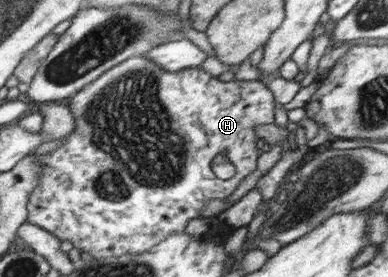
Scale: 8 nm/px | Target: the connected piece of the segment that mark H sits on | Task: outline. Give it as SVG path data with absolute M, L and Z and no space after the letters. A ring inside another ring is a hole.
M135 56L129 58L123 63L119 63L109 71L103 72L72 99L68 104L75 116L77 125L75 129L64 138L56 150L36 155L36 161L42 163L42 172L40 173L39 185L32 191L29 197L28 218L26 222L37 225L56 235L62 241L70 241L77 250L87 252L92 259L121 258L123 255L132 254L134 257L149 252L149 250L159 246L163 239L170 237L176 231L185 231L191 219L201 218L201 213L205 205L211 199L225 200L229 195L237 191L237 187L245 181L247 175L251 175L257 169L260 151L258 150L257 139L259 139L256 127L258 125L268 125L276 121L275 96L267 87L265 81L239 81L237 79L231 82L219 81L211 73L207 73L201 68L187 68L176 72L170 72L163 69L157 62L154 62L149 56ZM217 155L228 156L233 163L236 174L226 181L219 179L211 167Z

